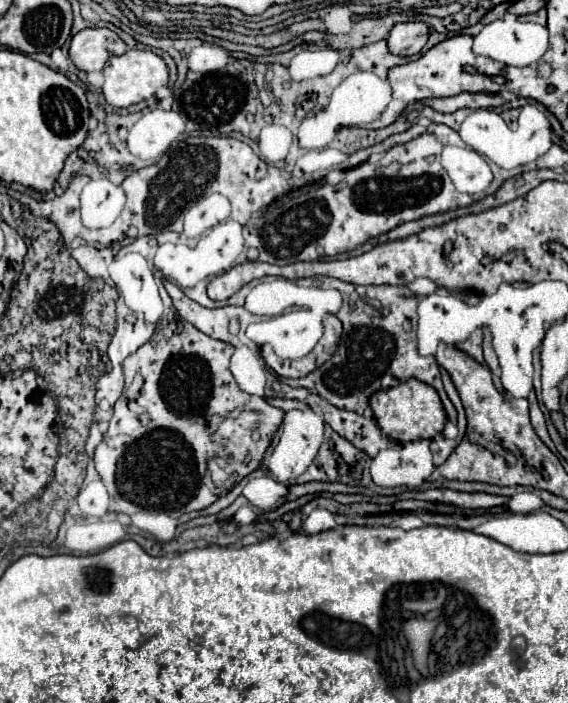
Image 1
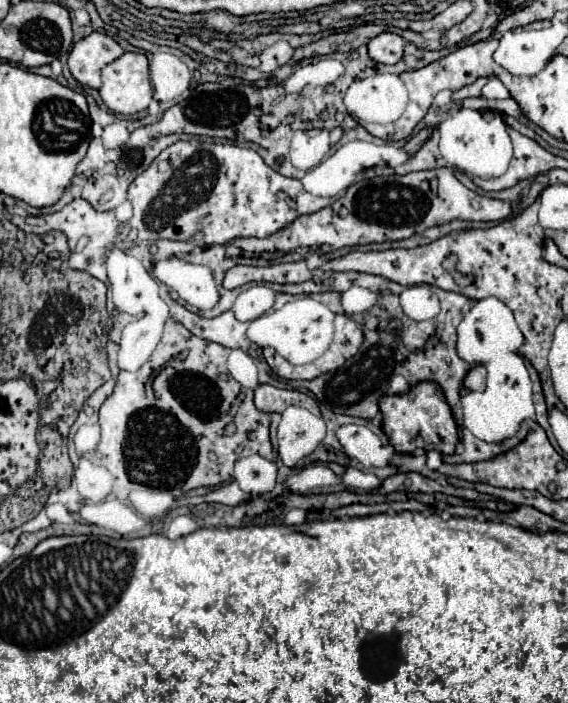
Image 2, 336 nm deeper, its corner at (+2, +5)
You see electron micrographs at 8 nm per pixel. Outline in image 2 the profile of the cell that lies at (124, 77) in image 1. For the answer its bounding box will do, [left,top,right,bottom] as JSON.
[101,52,153,114]

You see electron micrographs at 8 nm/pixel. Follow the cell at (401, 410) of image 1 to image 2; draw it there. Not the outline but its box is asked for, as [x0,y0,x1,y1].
[379,382,459,454]

